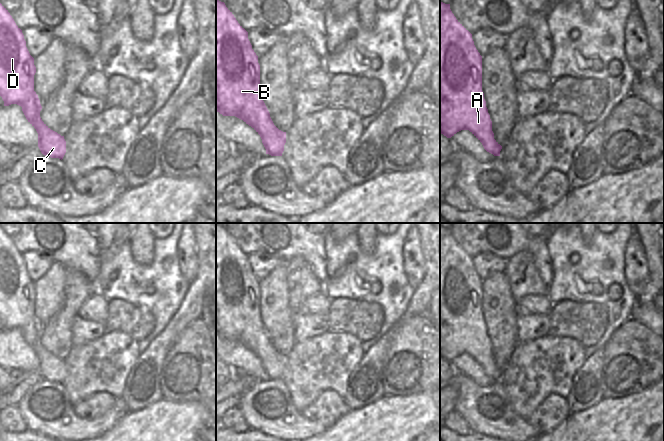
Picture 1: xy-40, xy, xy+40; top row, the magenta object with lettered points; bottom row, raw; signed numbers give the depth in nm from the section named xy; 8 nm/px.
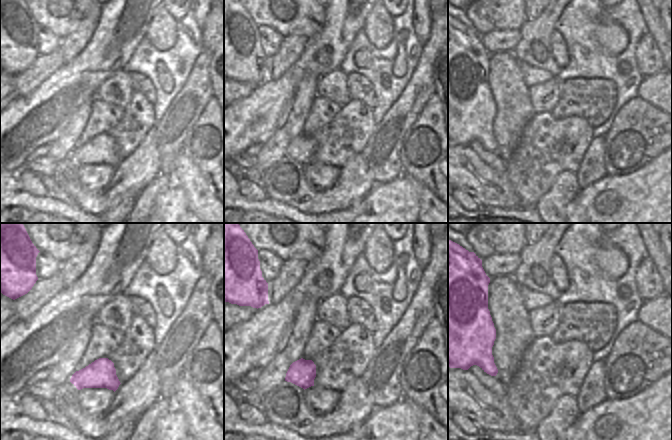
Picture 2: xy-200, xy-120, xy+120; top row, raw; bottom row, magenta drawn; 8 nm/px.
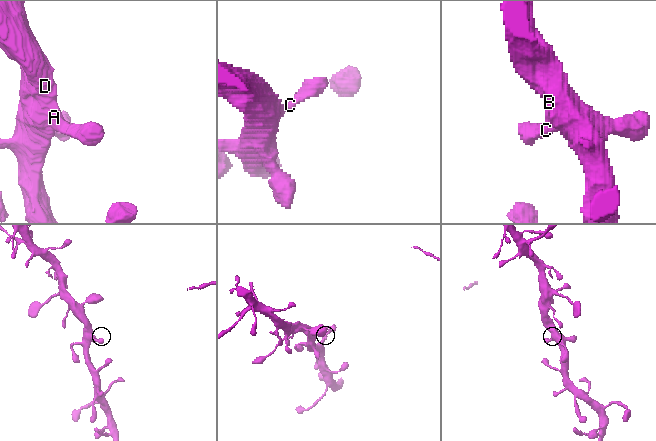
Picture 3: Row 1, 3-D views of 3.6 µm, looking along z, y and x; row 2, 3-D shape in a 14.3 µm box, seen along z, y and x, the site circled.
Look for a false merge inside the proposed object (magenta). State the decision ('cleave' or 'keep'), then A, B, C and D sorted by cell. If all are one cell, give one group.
keep; groups A B C D

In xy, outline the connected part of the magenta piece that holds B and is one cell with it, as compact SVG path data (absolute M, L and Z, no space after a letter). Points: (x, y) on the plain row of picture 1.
M216 224L216 335L235 340L251 350L261 361L266 378L282 380L286 356L273 347L260 319L260 289L248 256L238 247L224 226Z

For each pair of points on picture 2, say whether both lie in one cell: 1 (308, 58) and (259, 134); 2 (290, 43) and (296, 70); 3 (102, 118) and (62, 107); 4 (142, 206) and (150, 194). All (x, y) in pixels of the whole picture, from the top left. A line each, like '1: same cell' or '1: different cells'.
1: same cell
2: different cells
3: different cells
4: same cell

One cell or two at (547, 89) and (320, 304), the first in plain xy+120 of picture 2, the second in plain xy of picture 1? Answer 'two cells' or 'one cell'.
two cells

